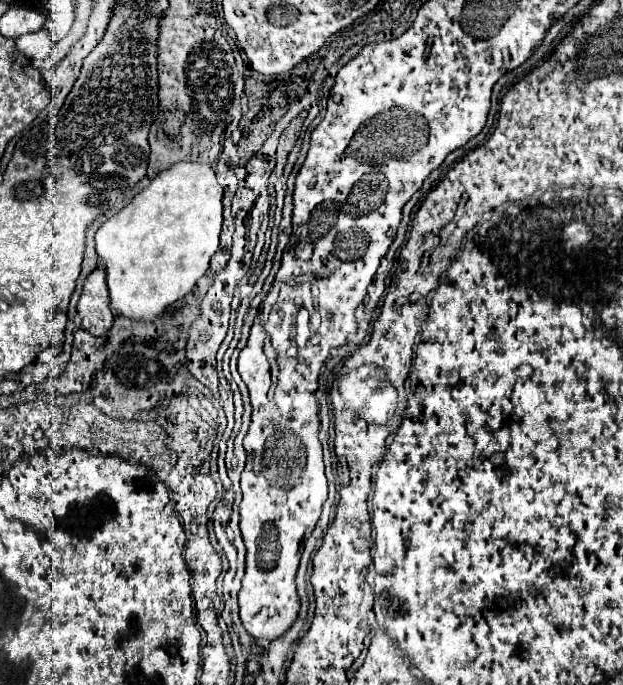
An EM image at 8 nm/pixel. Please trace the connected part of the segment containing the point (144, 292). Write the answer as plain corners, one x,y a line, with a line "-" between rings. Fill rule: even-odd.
179,162
159,172
129,206
97,230
97,258
107,272
111,308
115,308
117,316
151,324
163,316
173,302
185,298
195,288
195,282
209,270
209,260
219,248
219,232
223,222
221,196
223,188
217,184
215,172
209,166

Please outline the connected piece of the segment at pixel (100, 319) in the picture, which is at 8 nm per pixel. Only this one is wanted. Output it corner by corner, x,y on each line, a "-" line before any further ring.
97,268
83,286
83,294
77,304
81,328
95,338
107,336
113,324
113,312
109,308
109,292
103,268

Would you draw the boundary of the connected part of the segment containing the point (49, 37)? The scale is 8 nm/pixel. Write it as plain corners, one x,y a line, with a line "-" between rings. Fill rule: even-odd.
39,30
35,34
21,36
17,38
17,46
31,60
45,60
53,48
53,32

